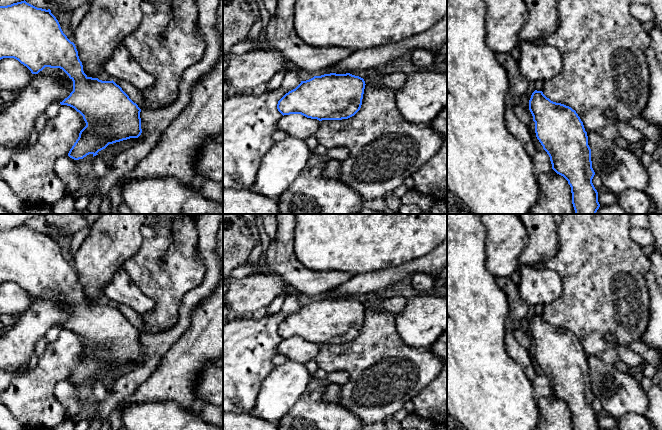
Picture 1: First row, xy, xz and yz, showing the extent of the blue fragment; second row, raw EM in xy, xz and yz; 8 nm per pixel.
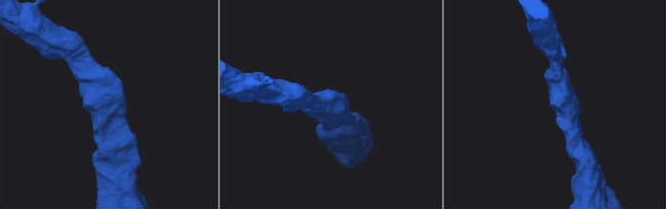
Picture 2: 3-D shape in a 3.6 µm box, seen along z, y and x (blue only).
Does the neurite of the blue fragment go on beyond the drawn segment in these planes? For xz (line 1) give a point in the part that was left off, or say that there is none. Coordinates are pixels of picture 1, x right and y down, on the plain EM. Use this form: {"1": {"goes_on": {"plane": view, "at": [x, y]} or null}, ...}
{"1": {"goes_on": null}}

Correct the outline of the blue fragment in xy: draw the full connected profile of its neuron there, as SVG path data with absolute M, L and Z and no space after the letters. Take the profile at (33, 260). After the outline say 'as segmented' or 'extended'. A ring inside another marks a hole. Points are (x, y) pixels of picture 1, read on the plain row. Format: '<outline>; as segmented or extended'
M25 224L0 230L0 284L3 282L18 284L32 298L38 298L45 291L60 292L73 305L73 315L60 328L79 336L86 350L70 373L70 382L79 384L89 378L94 381L109 368L141 359L141 333L113 304L102 305L84 297L75 268L63 257L50 233L37 232Z; as segmented

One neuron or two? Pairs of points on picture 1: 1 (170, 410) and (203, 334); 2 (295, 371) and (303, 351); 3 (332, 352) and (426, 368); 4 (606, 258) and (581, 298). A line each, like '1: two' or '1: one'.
1: two
2: two
3: one
4: one

